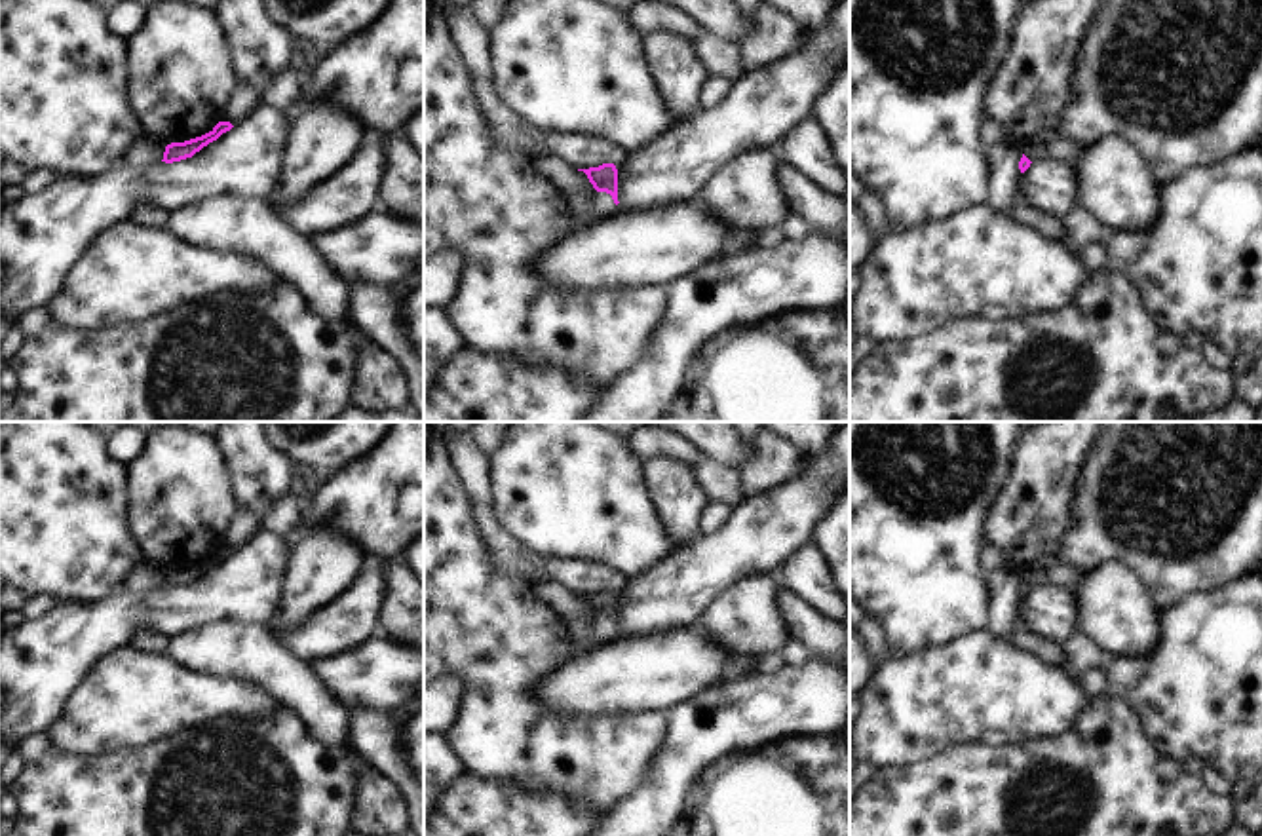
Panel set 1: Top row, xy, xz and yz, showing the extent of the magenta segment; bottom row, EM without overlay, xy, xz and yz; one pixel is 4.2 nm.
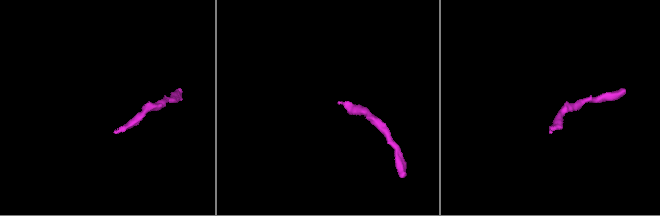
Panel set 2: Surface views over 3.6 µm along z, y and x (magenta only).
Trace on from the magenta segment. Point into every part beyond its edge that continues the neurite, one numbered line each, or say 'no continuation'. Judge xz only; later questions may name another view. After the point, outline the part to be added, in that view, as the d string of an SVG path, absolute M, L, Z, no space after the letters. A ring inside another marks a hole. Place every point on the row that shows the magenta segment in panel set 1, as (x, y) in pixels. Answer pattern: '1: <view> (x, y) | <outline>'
1: xz (474, 42) | M443 4L441 10L452 42L466 63L477 103L498 141L525 154L530 154L534 146L542 146L549 156L563 158L574 169L589 169L602 163L620 165L627 158L627 150L604 137L545 133L523 122L494 91L488 30L477 25L468 6L450 10Z

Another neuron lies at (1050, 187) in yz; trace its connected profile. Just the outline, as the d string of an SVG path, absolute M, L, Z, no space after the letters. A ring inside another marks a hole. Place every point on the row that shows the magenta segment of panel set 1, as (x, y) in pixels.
M1032 162L1021 173L1021 196L1038 213L1062 222L1078 205L1078 171L1066 162Z

